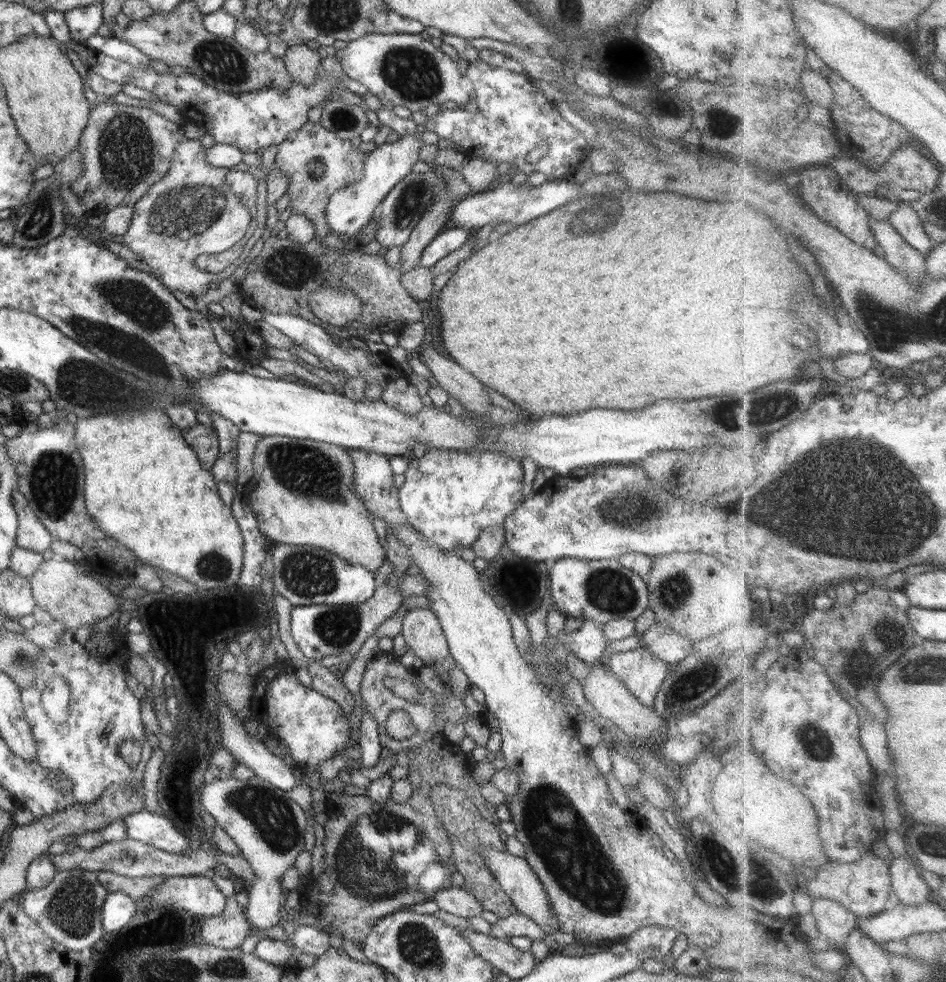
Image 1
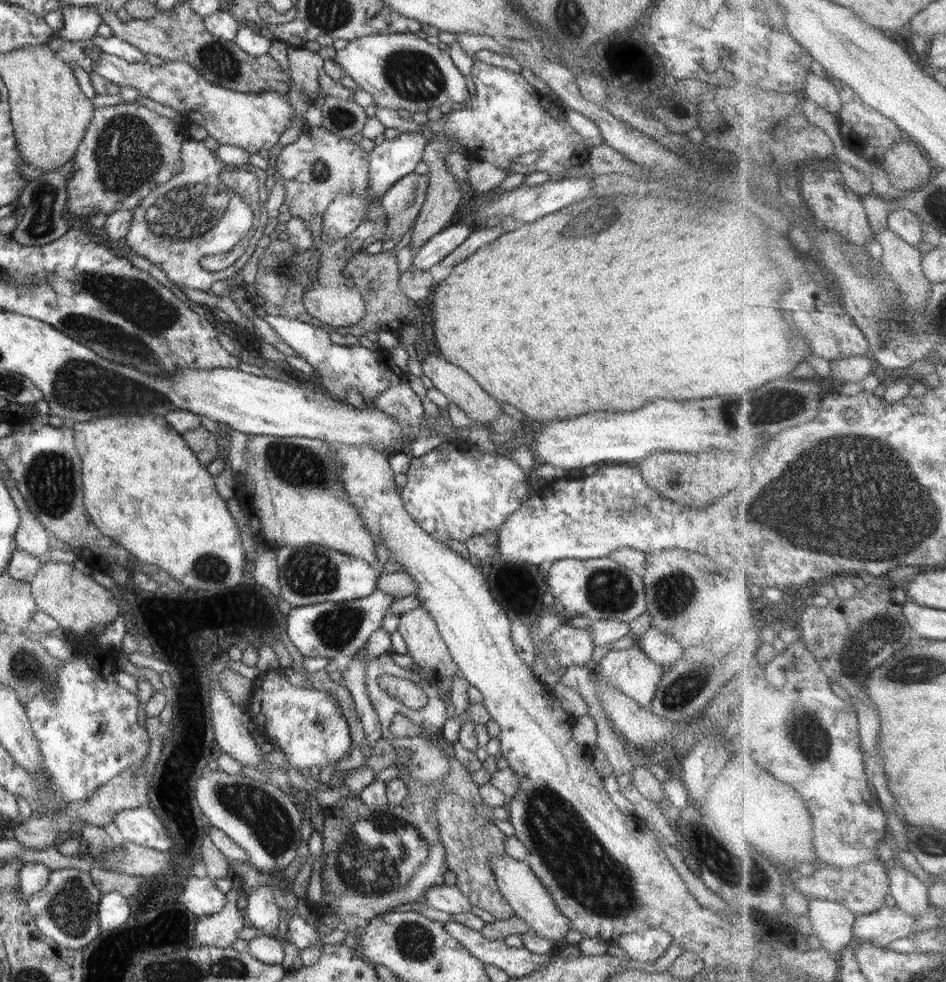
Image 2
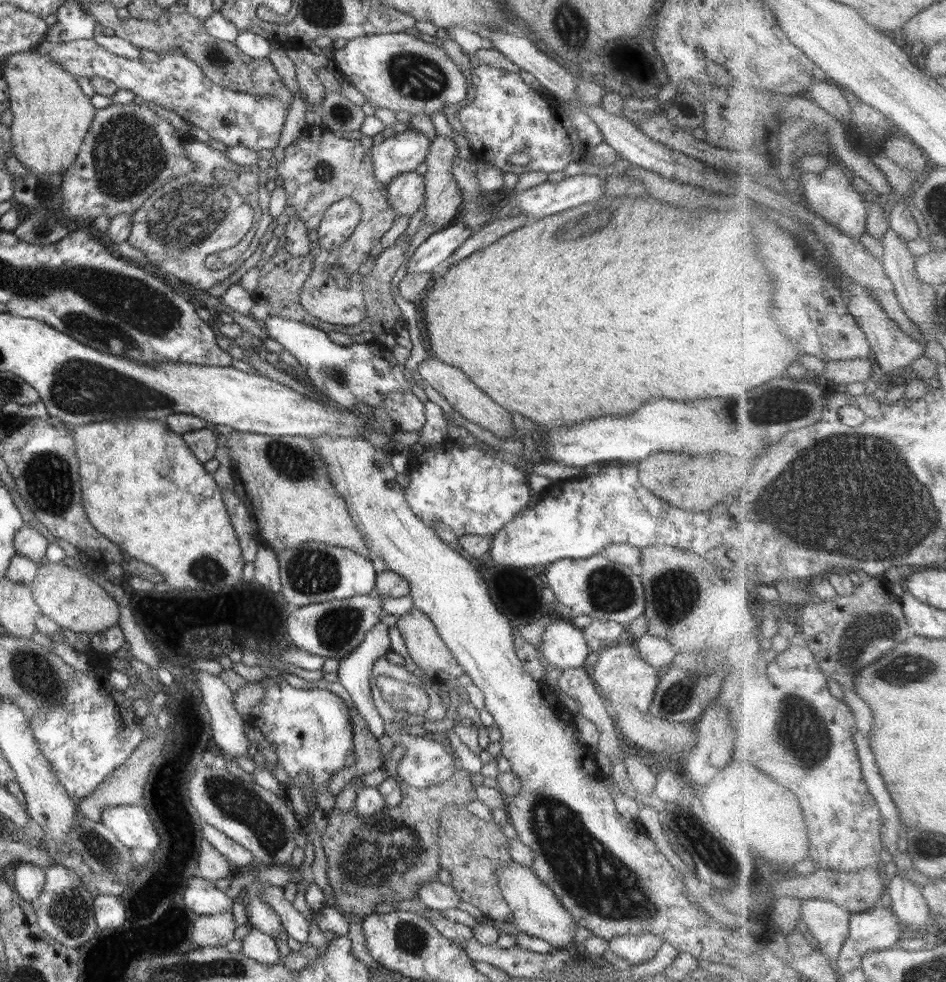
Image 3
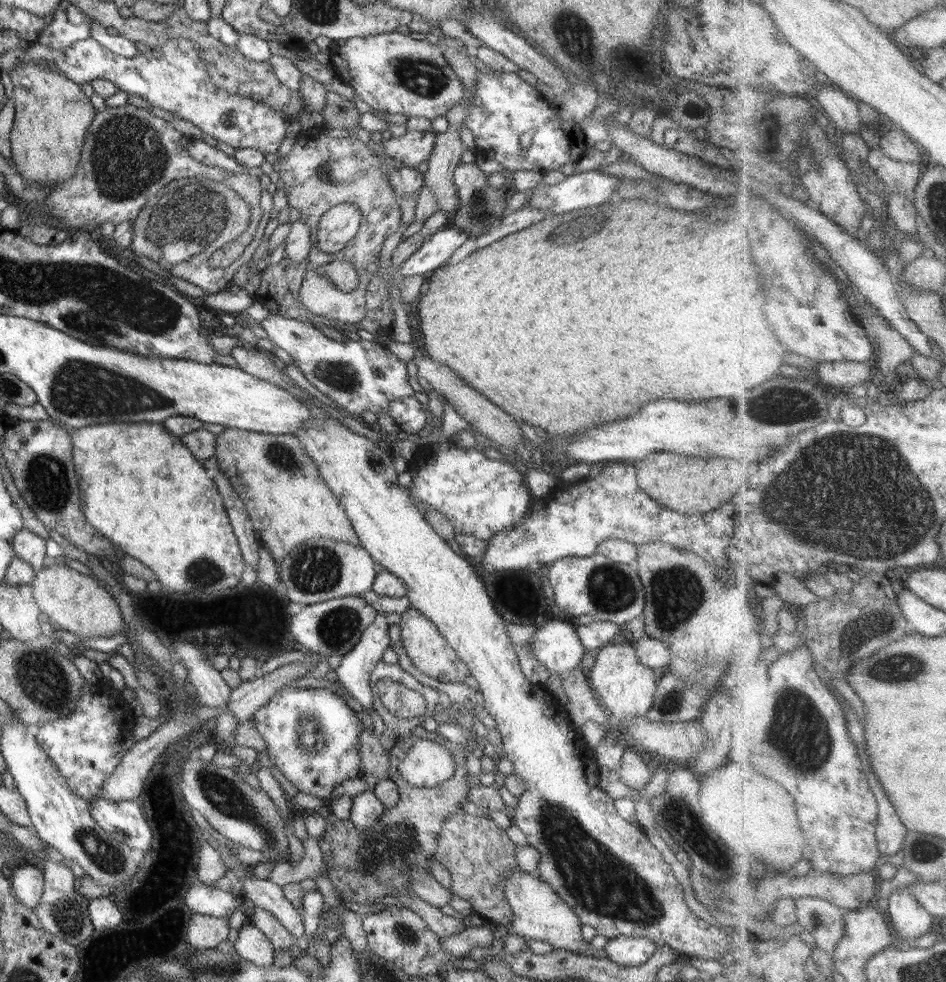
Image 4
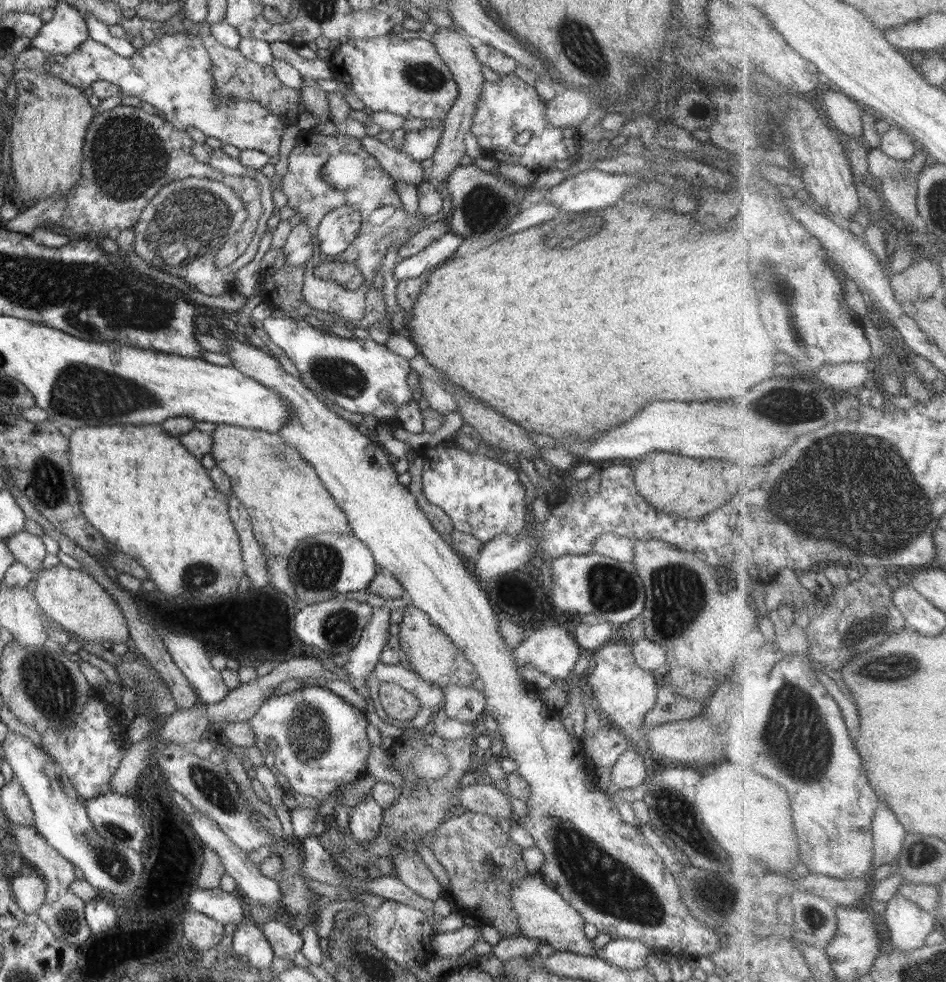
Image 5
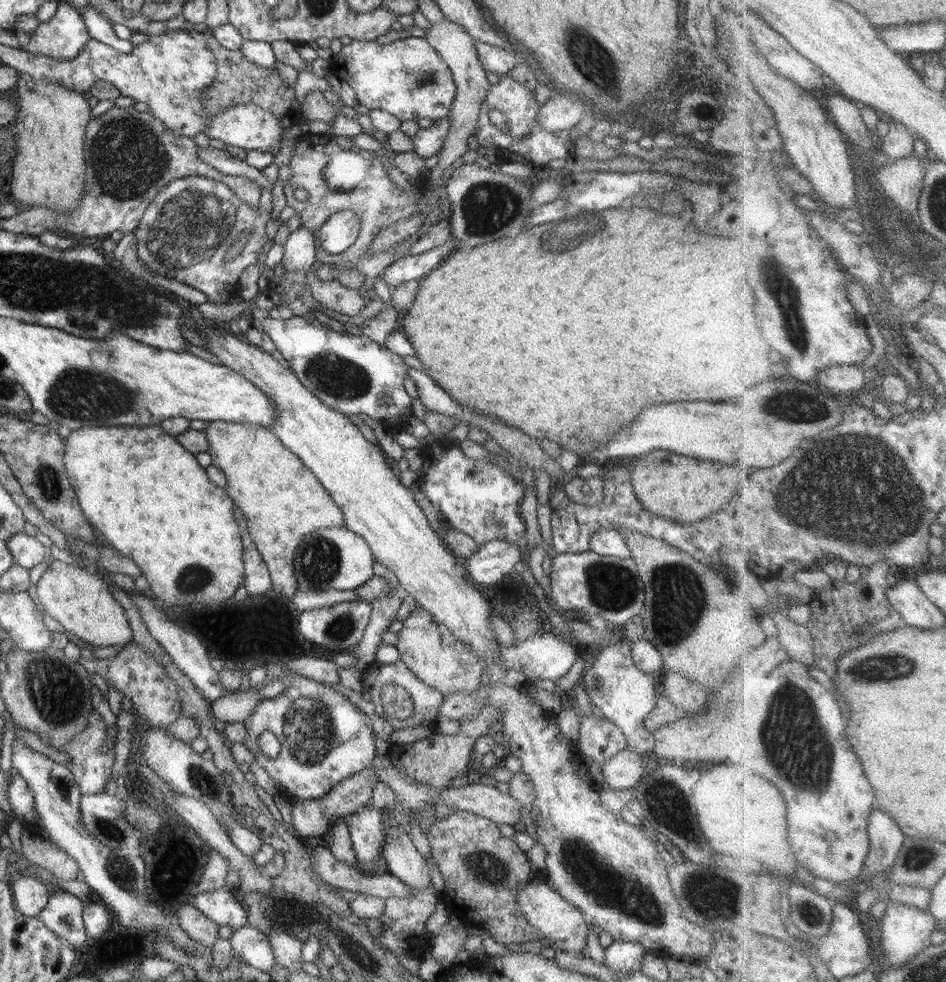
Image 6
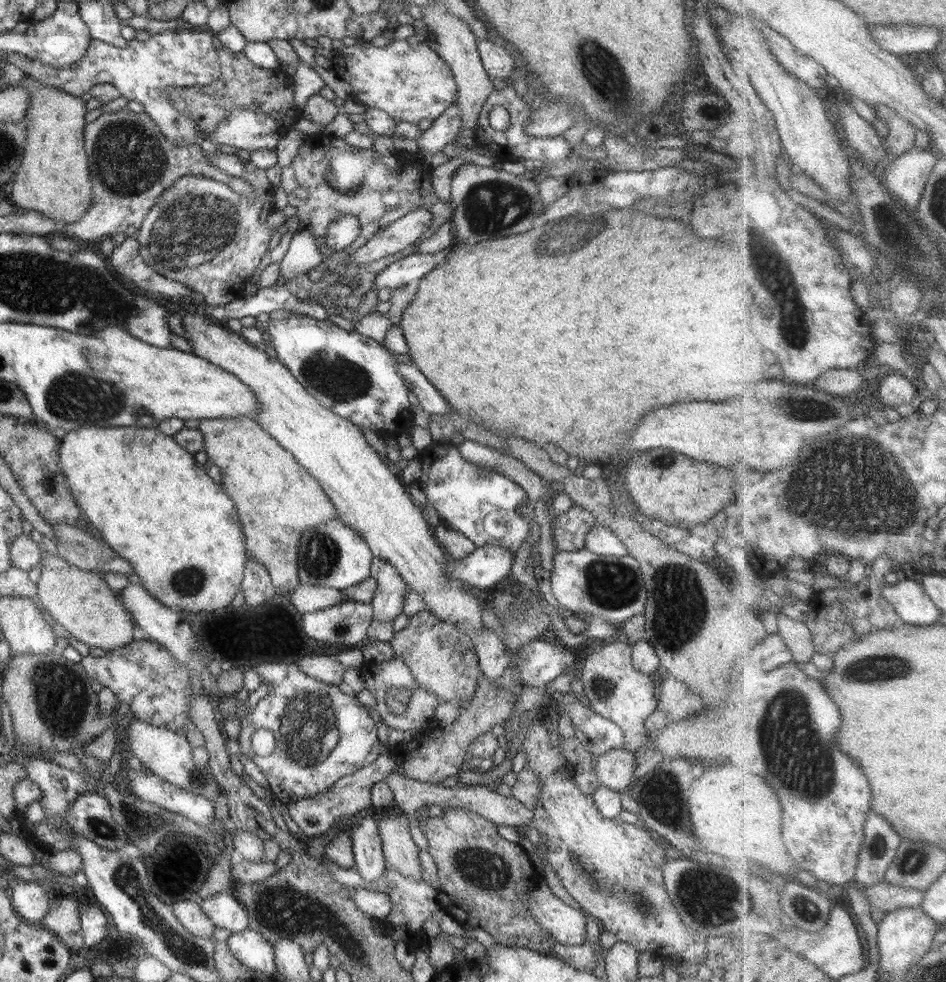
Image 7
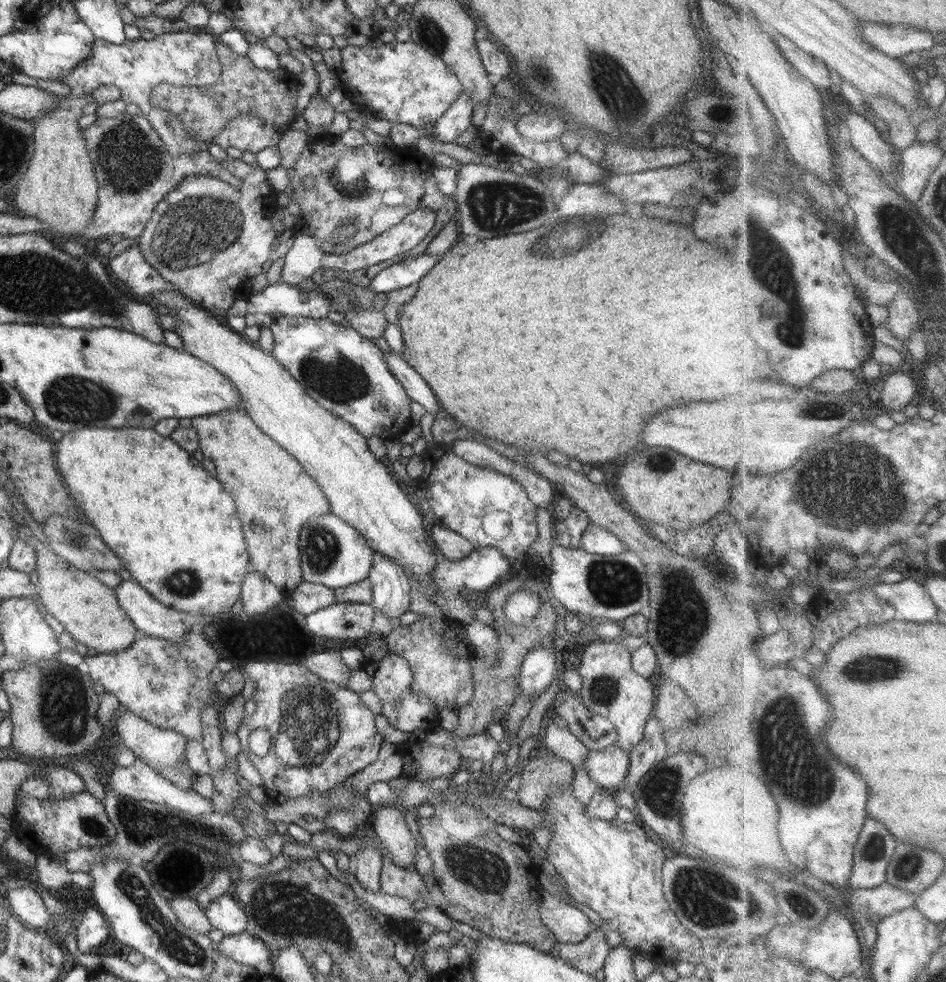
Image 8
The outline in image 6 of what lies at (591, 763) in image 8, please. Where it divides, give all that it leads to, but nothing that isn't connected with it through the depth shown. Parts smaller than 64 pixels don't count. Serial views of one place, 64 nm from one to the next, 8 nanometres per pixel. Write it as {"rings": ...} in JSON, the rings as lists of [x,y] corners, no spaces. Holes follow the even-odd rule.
{"rings":[[[627,748],[601,764],[604,782],[611,789],[626,792],[646,774],[645,756]]]}

